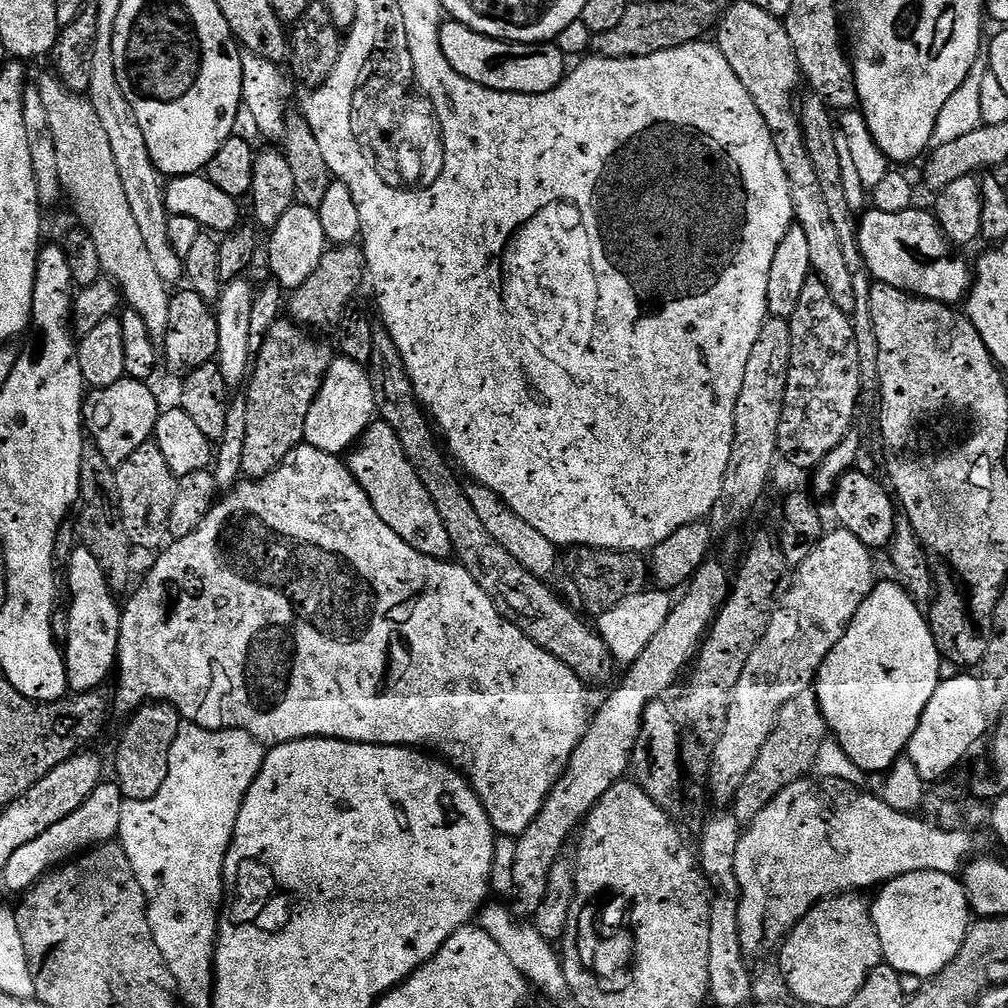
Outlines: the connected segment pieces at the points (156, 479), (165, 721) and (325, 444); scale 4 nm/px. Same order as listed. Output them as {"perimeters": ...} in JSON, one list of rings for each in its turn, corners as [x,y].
{"perimeters":[[[[154,442],[138,446],[138,450],[130,454],[130,458],[126,458],[126,462],[122,462],[122,466],[116,469],[116,481],[126,534],[132,538],[137,549],[159,549],[160,539],[168,536],[167,522],[170,518],[170,506],[174,506],[177,481],[170,466],[166,466],[166,458],[162,458],[162,450],[158,450]]],[[[149,702],[129,720],[132,721],[125,726],[120,736],[120,749],[116,752],[118,791],[124,800],[149,800],[162,790],[162,782],[166,782],[170,754],[182,726],[182,717],[170,704]]],[[[333,359],[330,370],[322,382],[322,390],[318,390],[318,398],[314,406],[310,406],[310,414],[306,414],[304,443],[340,456],[359,441],[368,425],[373,423],[375,416],[374,390],[367,367],[353,360]]]]}

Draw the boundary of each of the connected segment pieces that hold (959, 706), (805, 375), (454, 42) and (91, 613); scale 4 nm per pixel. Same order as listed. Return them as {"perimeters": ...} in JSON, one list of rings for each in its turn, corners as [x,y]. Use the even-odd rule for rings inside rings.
{"perimeters":[[[[958,674],[954,678],[941,679],[933,697],[927,703],[926,710],[923,711],[918,729],[908,743],[907,759],[910,759],[917,767],[918,774],[925,783],[941,781],[985,734],[988,724],[990,726],[990,717],[983,709],[979,677]]],[[[814,274],[809,276],[806,286],[802,286],[802,295],[788,325],[792,339],[790,370],[782,422],[778,422],[776,450],[786,463],[815,470],[826,454],[853,431],[852,419],[856,416],[856,403],[862,389],[858,342],[854,338],[851,315],[830,298],[826,282]]],[[[444,22],[440,25],[440,45],[442,54],[446,54],[446,62],[450,62],[462,78],[470,78],[470,82],[478,82],[478,86],[486,86],[490,90],[531,96],[546,94],[561,84],[566,75],[566,58],[552,42],[511,44],[509,40],[495,40],[478,34],[464,24]]],[[[76,546],[68,560],[68,592],[72,595],[72,605],[66,608],[68,648],[66,644],[63,649],[68,687],[76,694],[94,692],[107,676],[109,679],[113,675],[116,667],[122,608],[119,603],[116,605],[117,597],[108,584],[102,566],[98,566],[98,558],[94,558],[94,554],[83,546]]]]}

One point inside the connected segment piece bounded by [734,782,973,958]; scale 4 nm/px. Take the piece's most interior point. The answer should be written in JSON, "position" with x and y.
{"position":[797,853]}

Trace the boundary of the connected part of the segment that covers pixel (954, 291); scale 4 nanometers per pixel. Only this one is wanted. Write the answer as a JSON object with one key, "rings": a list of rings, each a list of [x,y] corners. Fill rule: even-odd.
{"rings":[[[913,206],[898,214],[886,214],[886,210],[872,208],[865,216],[859,217],[856,241],[864,259],[865,269],[873,281],[894,286],[898,290],[910,293],[911,296],[921,296],[923,300],[953,306],[959,305],[970,291],[970,264],[952,257],[953,245],[949,244],[940,223],[931,211],[923,212],[919,206]]]}

